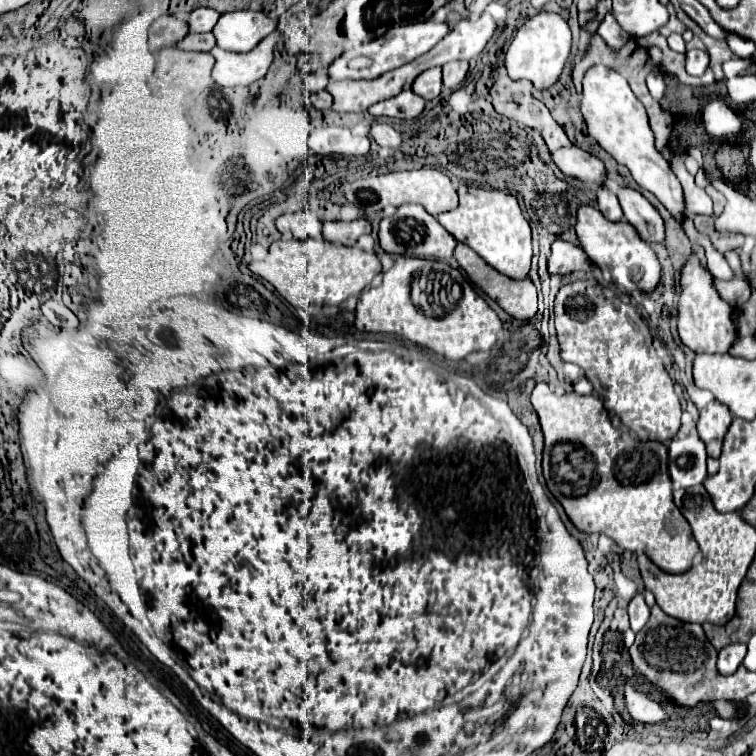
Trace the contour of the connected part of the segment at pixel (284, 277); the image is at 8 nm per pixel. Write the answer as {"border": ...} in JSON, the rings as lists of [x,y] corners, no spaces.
{"border":[[[278,240],[270,246],[266,260],[252,262],[250,270],[268,280],[292,306],[306,308],[310,304],[338,306],[348,296],[358,296],[382,266],[374,252],[364,252],[360,248],[336,246],[326,240]]]}

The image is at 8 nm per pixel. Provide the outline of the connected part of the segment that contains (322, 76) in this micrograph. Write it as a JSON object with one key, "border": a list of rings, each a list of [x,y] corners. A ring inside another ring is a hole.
{"border":[[[314,72],[314,74],[304,76],[304,80],[306,80],[306,90],[308,92],[320,92],[328,84],[328,74],[326,72]]]}

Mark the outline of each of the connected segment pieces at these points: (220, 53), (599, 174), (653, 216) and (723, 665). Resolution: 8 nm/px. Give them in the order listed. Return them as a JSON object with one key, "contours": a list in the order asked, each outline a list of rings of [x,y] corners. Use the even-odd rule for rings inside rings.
{"contours":[[[[270,34],[246,54],[234,54],[222,48],[210,50],[210,54],[216,58],[214,82],[218,86],[248,86],[256,82],[268,72],[274,58],[274,46],[276,36]]],[[[566,146],[552,154],[554,164],[568,176],[574,176],[578,180],[590,180],[594,184],[606,182],[606,170],[602,160],[592,156],[590,152],[578,148],[578,146]]],[[[620,188],[618,200],[624,212],[624,220],[636,226],[642,240],[648,242],[662,242],[664,240],[664,220],[656,212],[656,208],[638,192],[632,188]]],[[[730,644],[718,654],[718,670],[720,674],[734,674],[746,656],[746,644]]]]}

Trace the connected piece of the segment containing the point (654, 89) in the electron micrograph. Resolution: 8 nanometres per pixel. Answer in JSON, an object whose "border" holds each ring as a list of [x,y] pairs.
{"border":[[[654,70],[650,76],[648,76],[648,88],[650,88],[650,94],[656,102],[660,102],[660,98],[664,96],[664,74],[660,70]]]}

